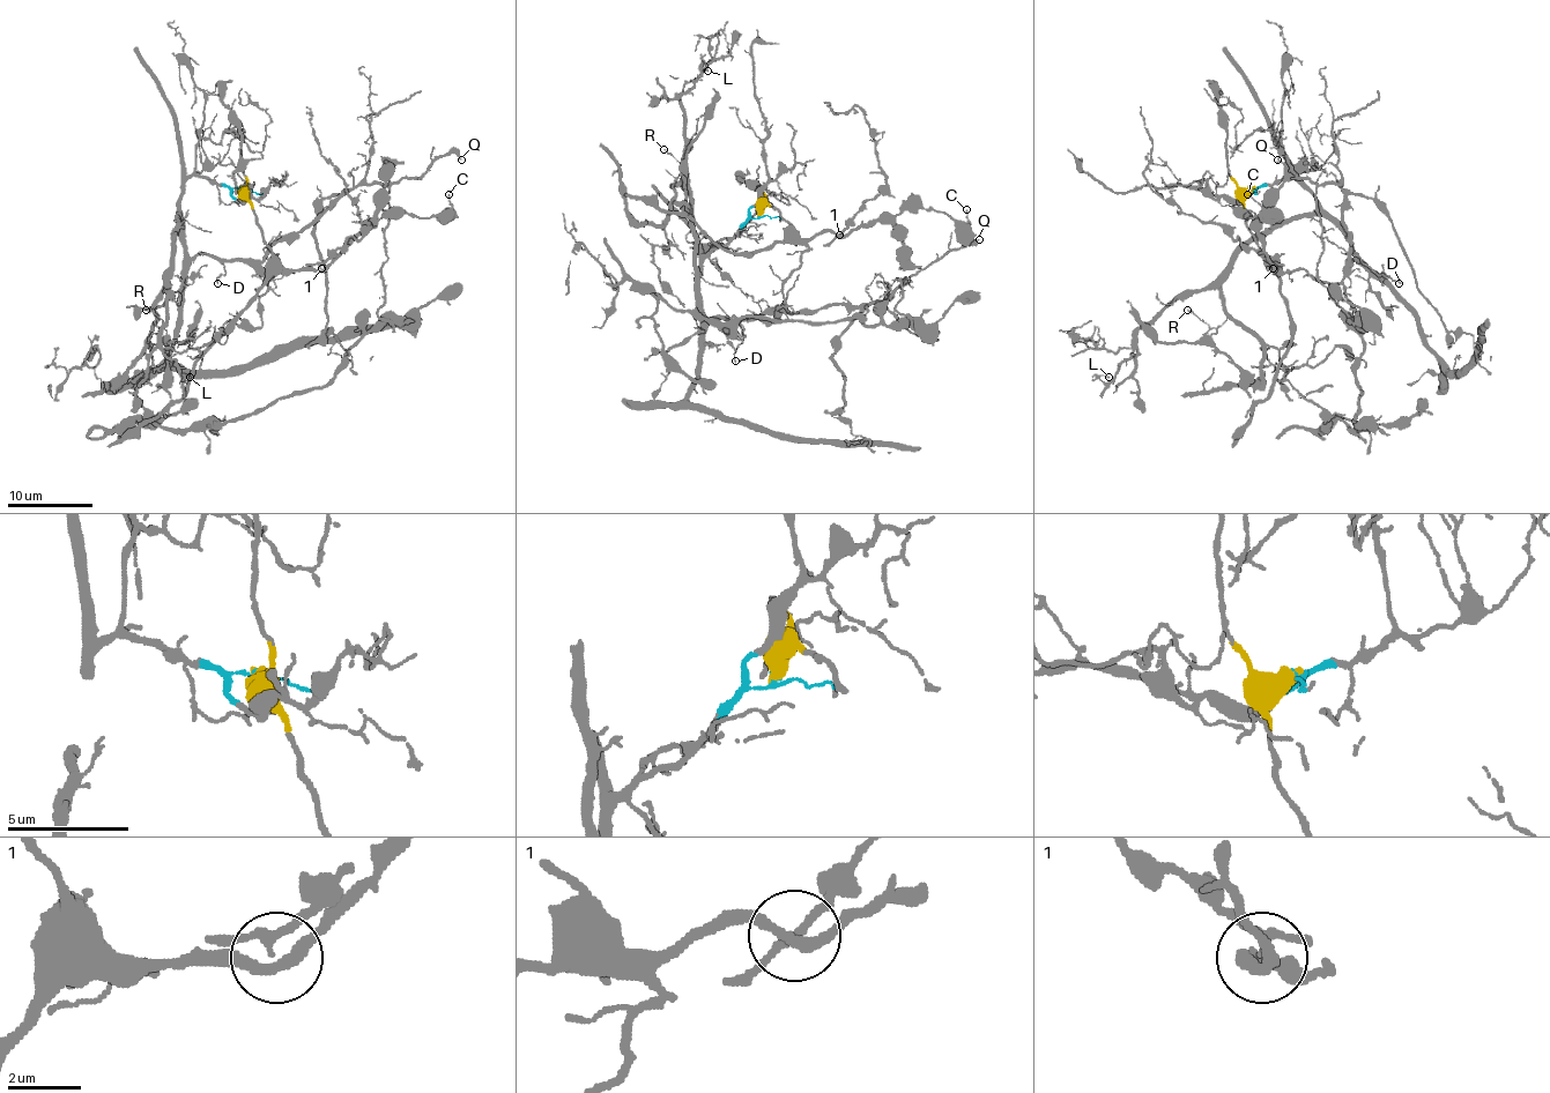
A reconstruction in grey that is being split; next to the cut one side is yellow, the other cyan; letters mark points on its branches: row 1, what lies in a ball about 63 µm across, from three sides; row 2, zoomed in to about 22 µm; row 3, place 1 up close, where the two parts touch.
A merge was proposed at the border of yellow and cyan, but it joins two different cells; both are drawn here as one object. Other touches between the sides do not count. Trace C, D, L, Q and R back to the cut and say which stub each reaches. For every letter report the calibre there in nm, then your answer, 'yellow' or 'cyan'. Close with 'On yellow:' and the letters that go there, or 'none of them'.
C: 100 nm thick; yellow
D: 110 nm thick; cyan
L: 110 nm thick; cyan
Q: 200 nm thick; cyan
R: 100 nm thick; cyan
On yellow: C

